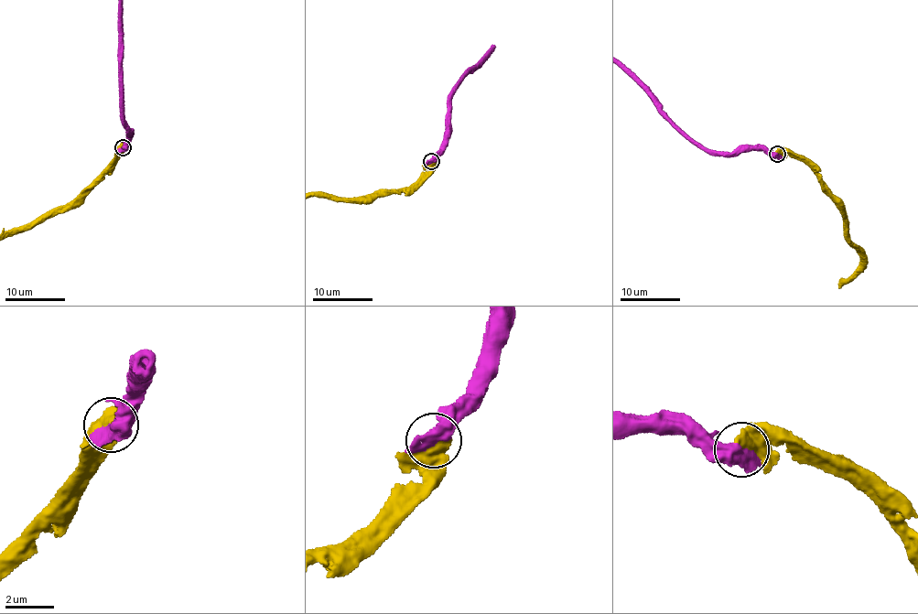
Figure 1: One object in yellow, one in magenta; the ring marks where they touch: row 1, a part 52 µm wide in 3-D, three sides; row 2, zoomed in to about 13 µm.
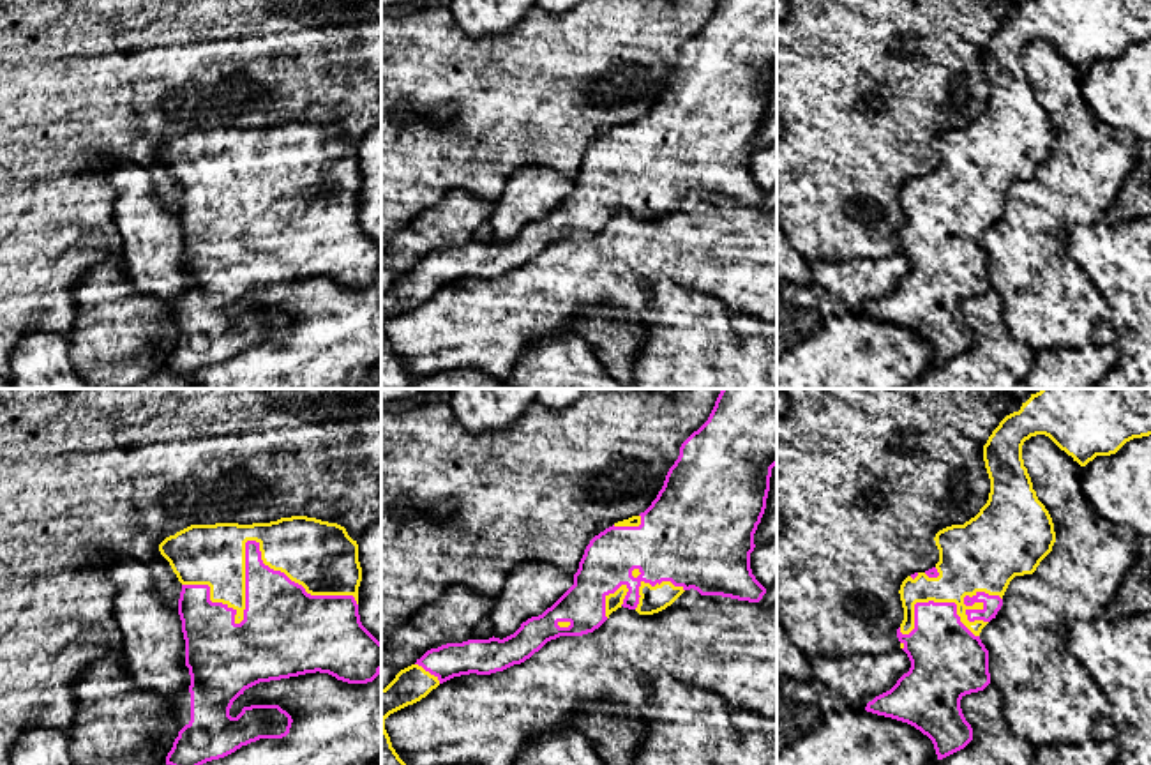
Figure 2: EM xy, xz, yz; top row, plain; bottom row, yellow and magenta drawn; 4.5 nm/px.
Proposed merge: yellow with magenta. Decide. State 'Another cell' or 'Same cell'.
Same cell

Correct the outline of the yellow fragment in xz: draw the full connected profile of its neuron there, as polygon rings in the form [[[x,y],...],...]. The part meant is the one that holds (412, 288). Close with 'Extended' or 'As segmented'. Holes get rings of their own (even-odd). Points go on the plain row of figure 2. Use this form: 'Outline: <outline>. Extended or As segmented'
Outline: [[[718,0],[708,25],[681,48],[651,110],[590,145],[574,189],[551,212],[503,244],[493,240],[431,253],[381,293],[381,389],[408,389],[415,382],[392,352],[385,323],[454,281],[503,276],[524,267],[551,244],[593,237],[621,210],[653,219],[690,193],[701,200],[759,207],[766,193],[752,178],[750,157],[775,69],[777,0]]]. Extended

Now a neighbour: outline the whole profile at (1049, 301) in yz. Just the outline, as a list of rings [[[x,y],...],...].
[[[1036,39],[1022,49],[1024,71],[1038,104],[1049,115],[1056,147],[1033,178],[1015,180],[997,219],[982,233],[989,254],[990,286],[1003,300],[1012,334],[1034,353],[1052,348],[1116,346],[1117,336],[1107,299],[1089,274],[1068,254],[1072,224],[1105,217],[1128,175],[1137,166],[1139,140],[1096,118],[1082,99],[1082,71],[1049,41]]]

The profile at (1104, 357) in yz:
[[[1110,345],[1043,350],[1015,389],[1096,389],[1116,362],[1117,348]]]

